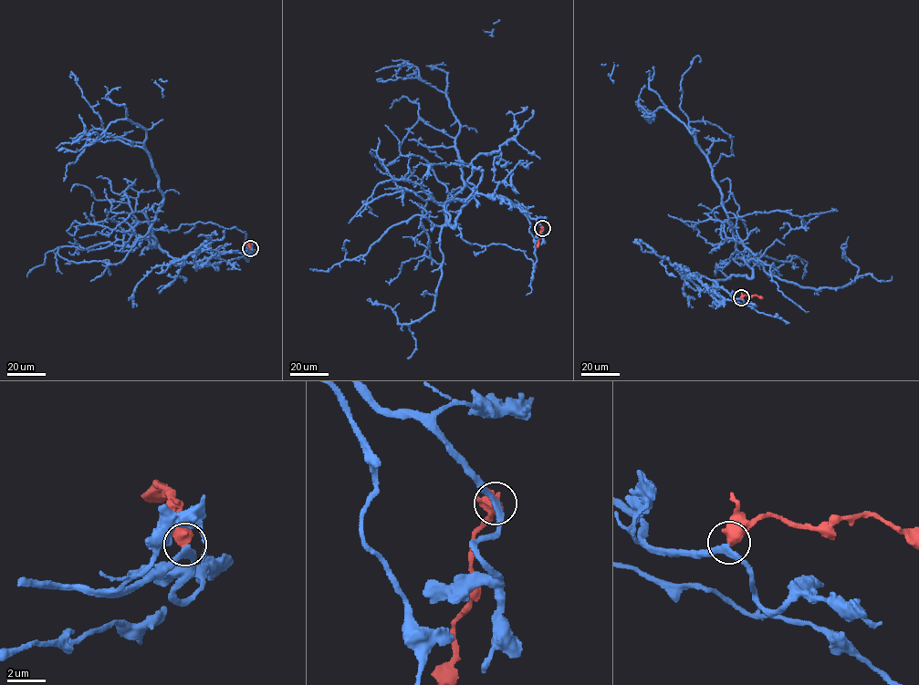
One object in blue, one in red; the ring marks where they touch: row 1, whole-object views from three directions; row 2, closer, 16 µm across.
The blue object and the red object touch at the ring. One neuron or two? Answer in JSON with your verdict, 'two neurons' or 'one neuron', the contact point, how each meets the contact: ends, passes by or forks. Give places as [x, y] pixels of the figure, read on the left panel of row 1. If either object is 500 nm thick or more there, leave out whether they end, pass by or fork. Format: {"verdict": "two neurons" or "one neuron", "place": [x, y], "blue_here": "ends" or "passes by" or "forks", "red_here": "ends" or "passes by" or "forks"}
{"verdict": "one neuron", "place": [250, 248]}

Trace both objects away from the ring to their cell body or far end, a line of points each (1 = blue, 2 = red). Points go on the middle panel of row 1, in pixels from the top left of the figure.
1: (543, 227), (496, 196), (454, 227), (444, 210), (464, 186), (460, 123), (430, 66), (492, 36)
2: (543, 227), (537, 247)

